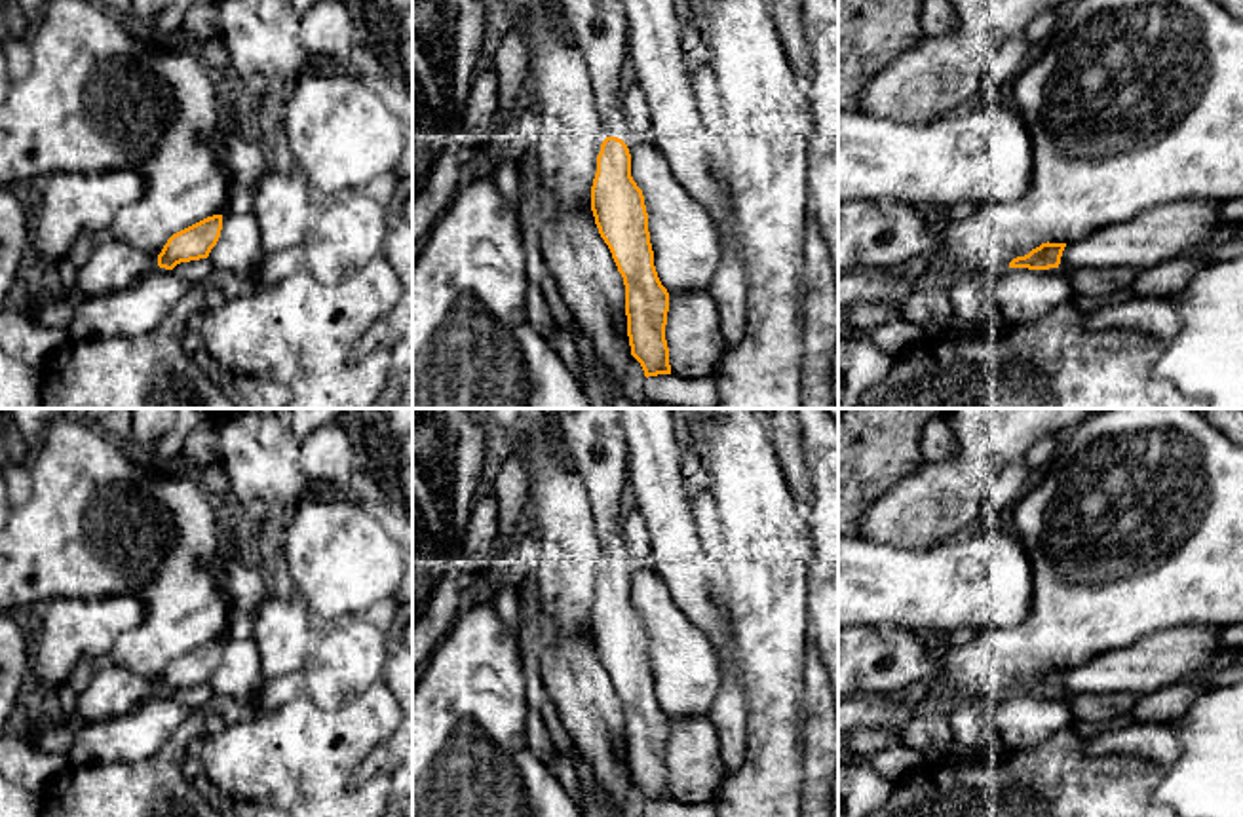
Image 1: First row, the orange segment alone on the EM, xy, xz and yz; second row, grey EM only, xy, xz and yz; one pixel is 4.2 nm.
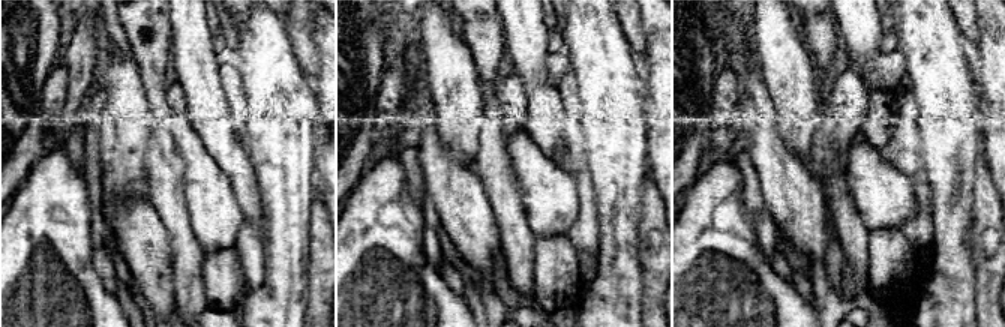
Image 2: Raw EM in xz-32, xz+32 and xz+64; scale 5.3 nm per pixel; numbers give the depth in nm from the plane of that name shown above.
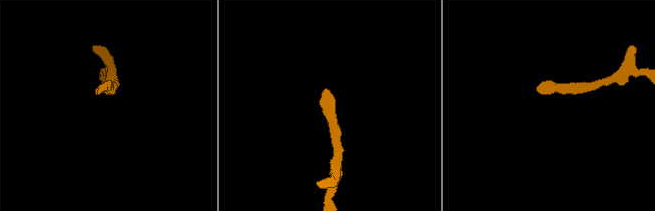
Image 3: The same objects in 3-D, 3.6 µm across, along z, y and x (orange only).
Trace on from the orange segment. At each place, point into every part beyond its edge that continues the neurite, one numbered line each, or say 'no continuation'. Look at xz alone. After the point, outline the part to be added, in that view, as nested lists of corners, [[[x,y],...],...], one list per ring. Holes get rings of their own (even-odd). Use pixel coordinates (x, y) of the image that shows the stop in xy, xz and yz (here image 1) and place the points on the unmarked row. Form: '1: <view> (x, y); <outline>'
1: xz (595, 439); [[[555,408],[574,469],[580,473],[608,562],[622,562],[622,494],[627,486],[627,441],[620,408]]]

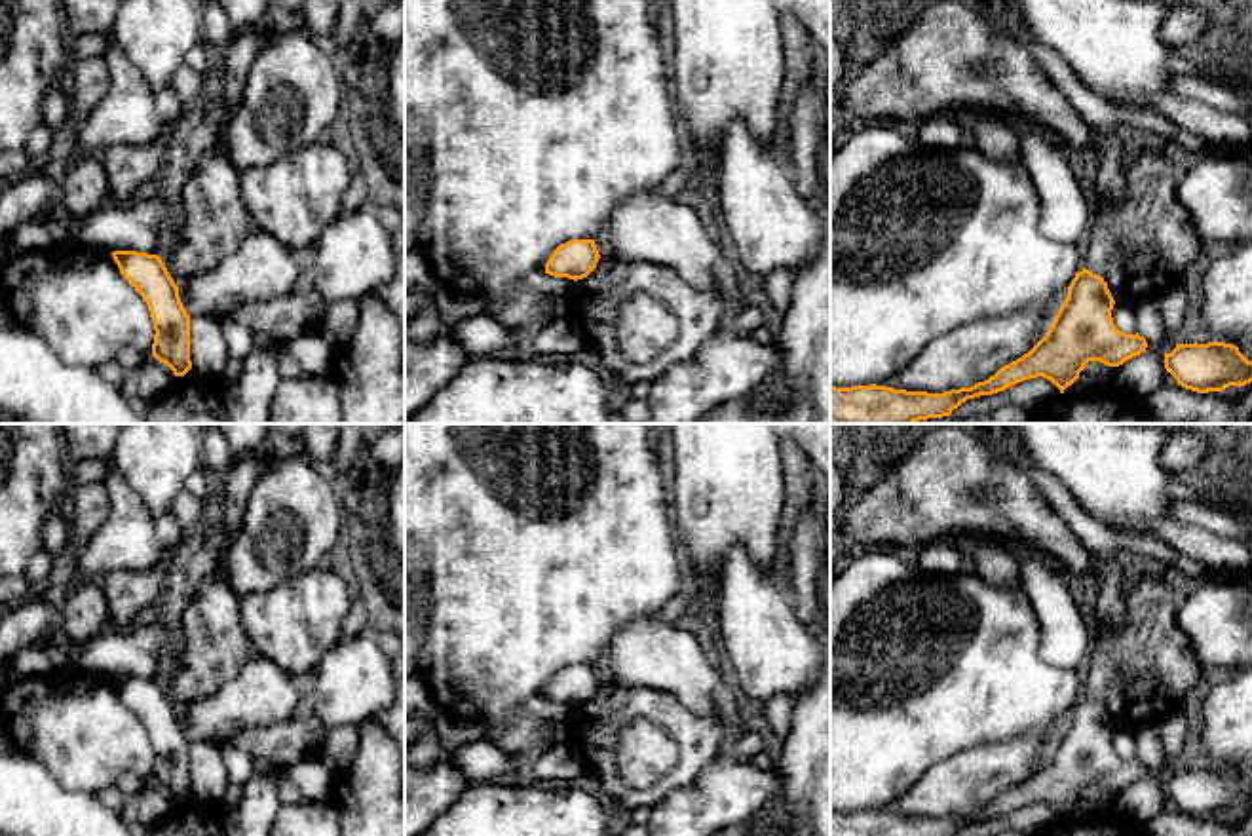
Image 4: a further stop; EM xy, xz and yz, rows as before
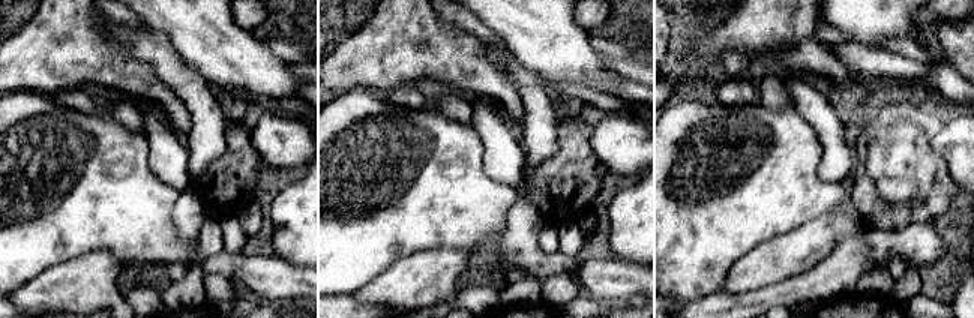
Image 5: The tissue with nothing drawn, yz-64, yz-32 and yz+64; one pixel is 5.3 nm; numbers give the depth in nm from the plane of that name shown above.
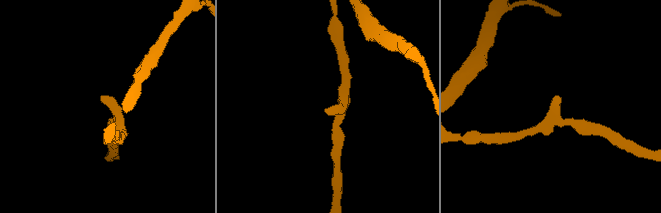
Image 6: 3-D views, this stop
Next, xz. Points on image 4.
no continuation

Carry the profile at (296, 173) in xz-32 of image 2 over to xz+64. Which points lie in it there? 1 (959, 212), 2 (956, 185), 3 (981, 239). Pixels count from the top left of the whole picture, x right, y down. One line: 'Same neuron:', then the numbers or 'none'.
Same neuron: 1, 2

